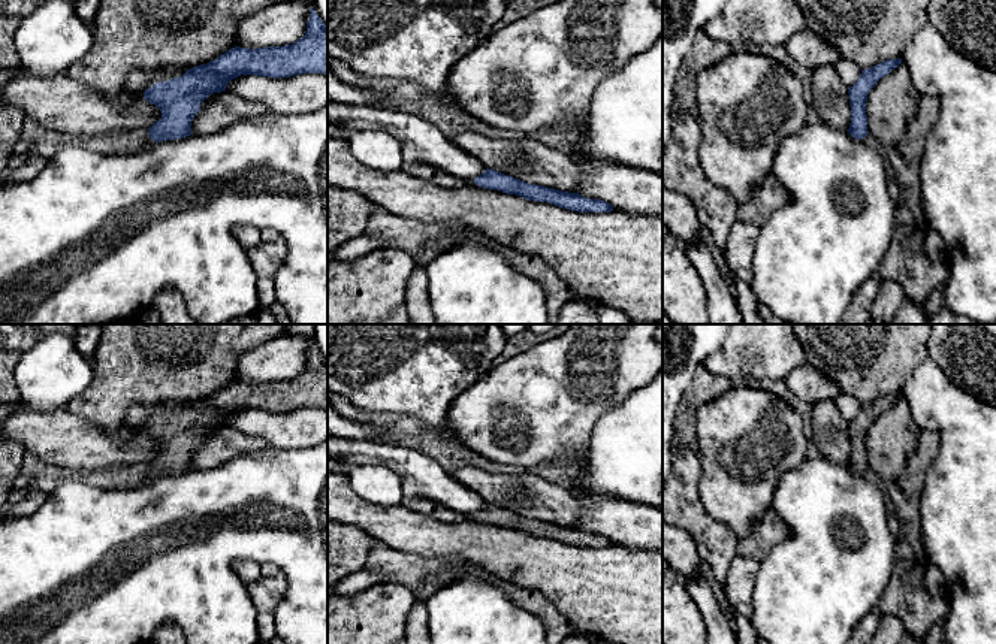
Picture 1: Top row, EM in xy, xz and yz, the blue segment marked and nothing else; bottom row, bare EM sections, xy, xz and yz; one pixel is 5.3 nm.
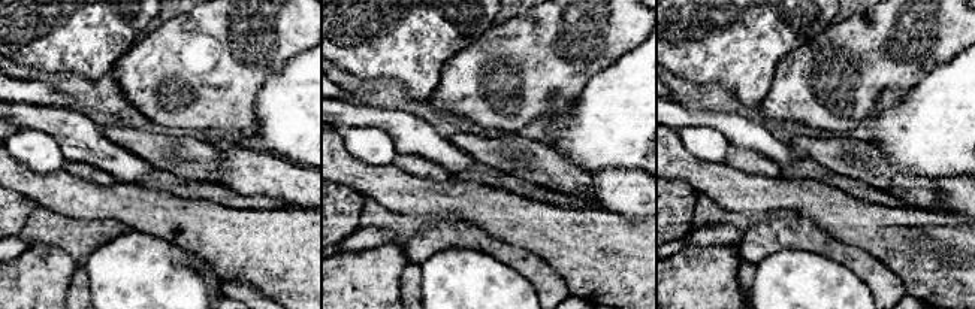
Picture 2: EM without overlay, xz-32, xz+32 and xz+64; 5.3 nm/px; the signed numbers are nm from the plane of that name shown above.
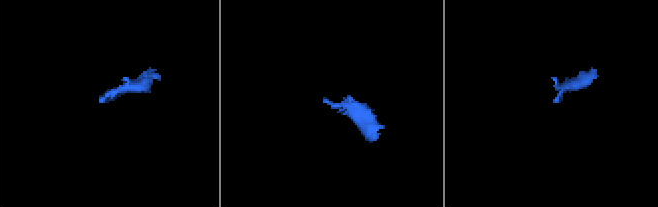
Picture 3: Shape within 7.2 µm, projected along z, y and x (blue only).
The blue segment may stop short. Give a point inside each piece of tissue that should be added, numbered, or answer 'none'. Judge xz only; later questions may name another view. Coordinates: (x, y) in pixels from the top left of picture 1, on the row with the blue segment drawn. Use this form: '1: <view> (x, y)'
none

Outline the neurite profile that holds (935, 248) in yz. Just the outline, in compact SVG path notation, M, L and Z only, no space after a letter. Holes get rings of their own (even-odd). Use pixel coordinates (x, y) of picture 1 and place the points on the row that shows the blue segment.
M930 229L926 235L924 251L935 263L942 263L942 260L947 257L945 242L933 229Z

